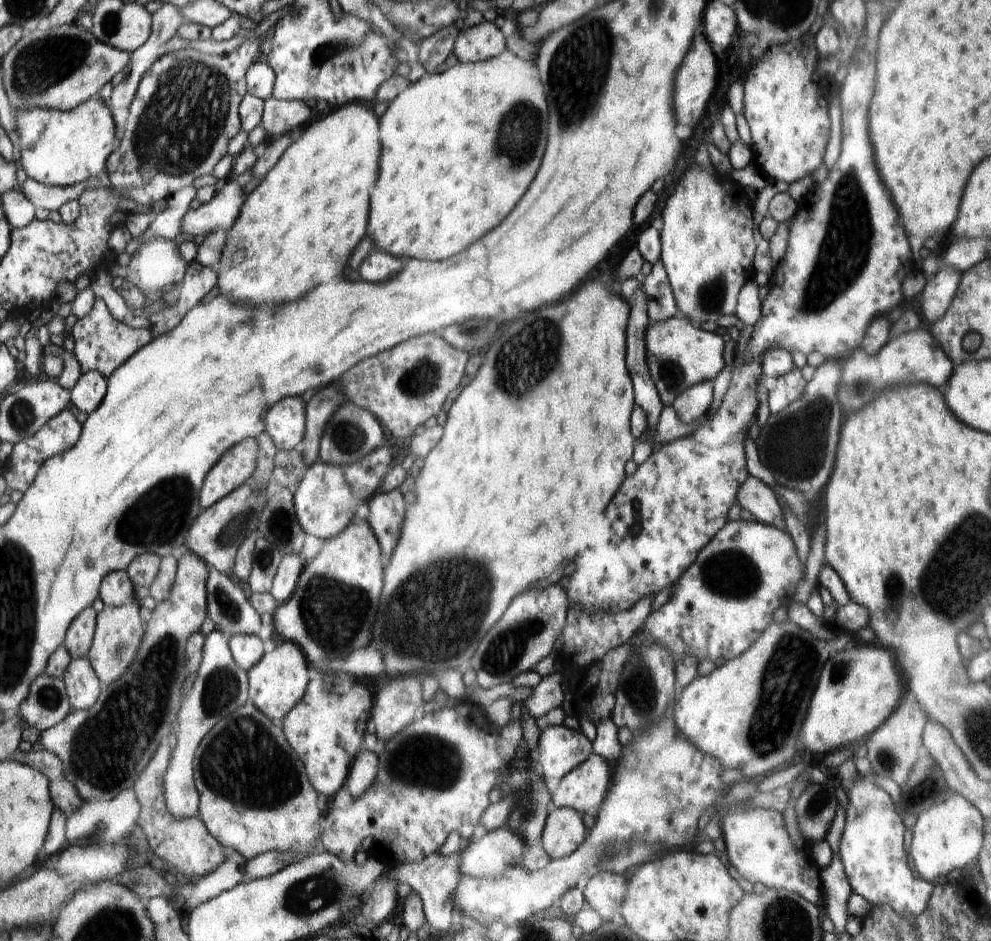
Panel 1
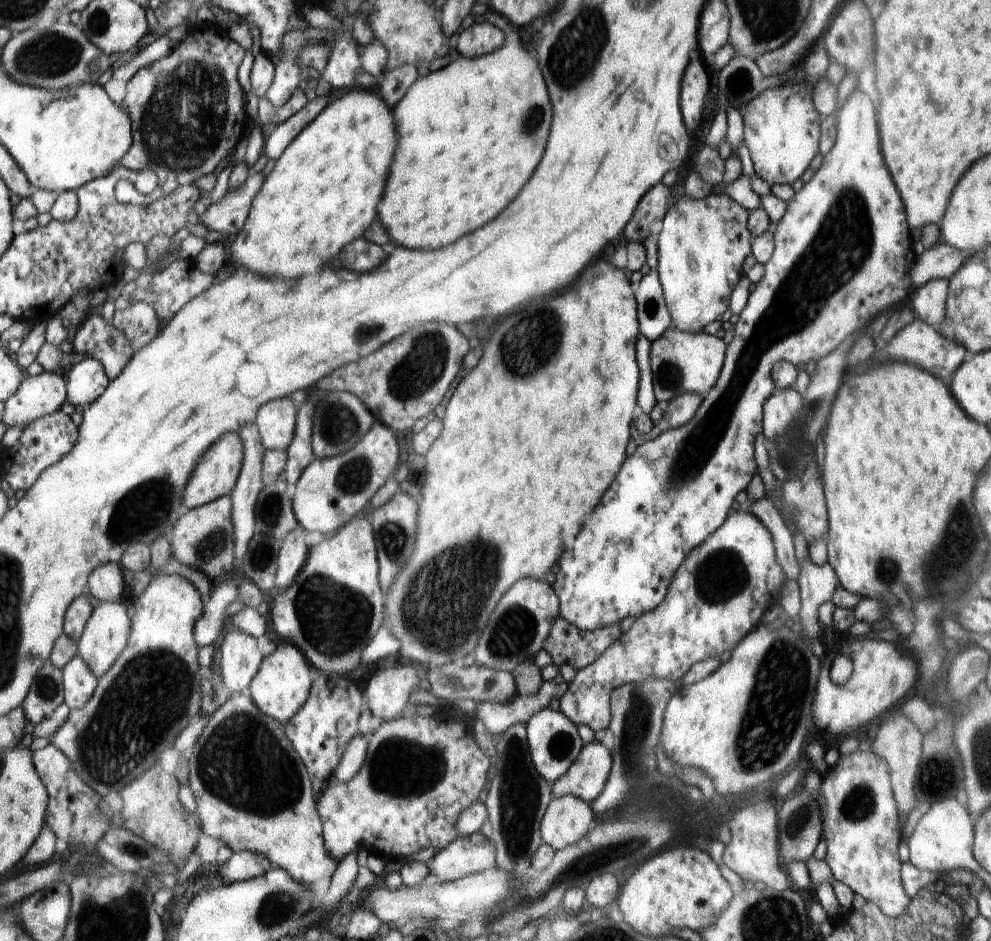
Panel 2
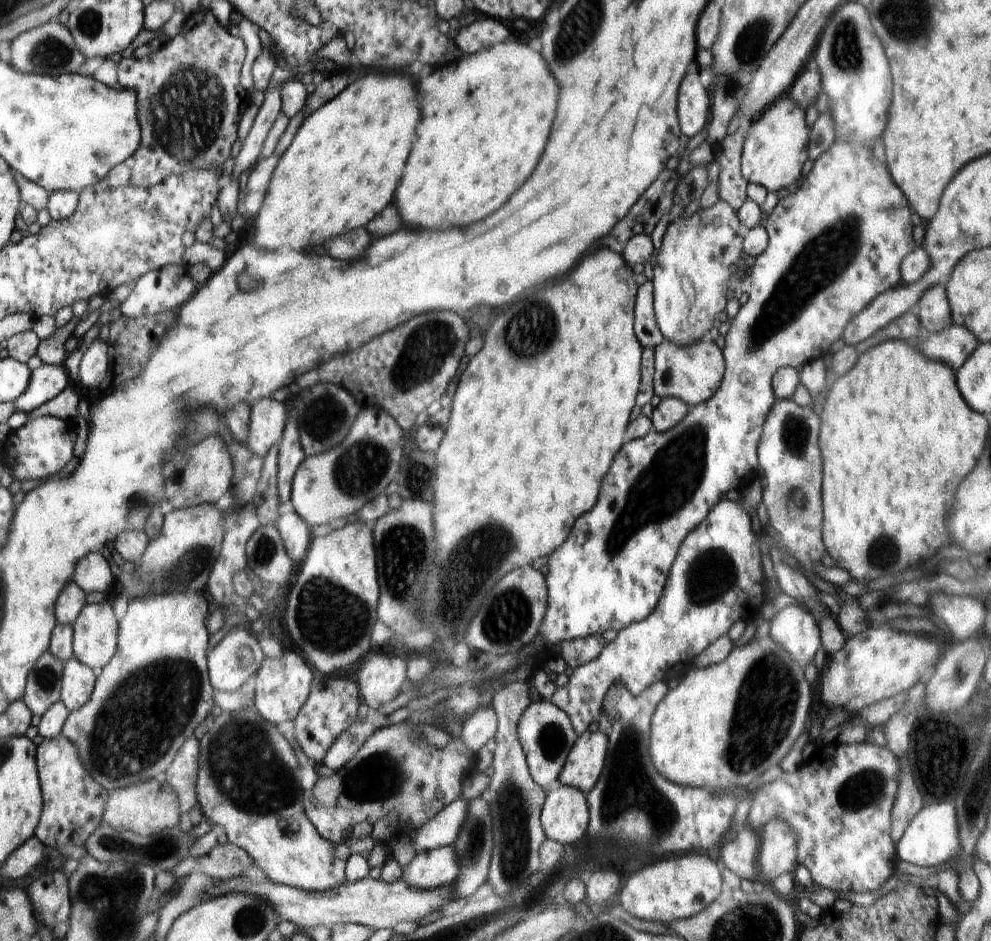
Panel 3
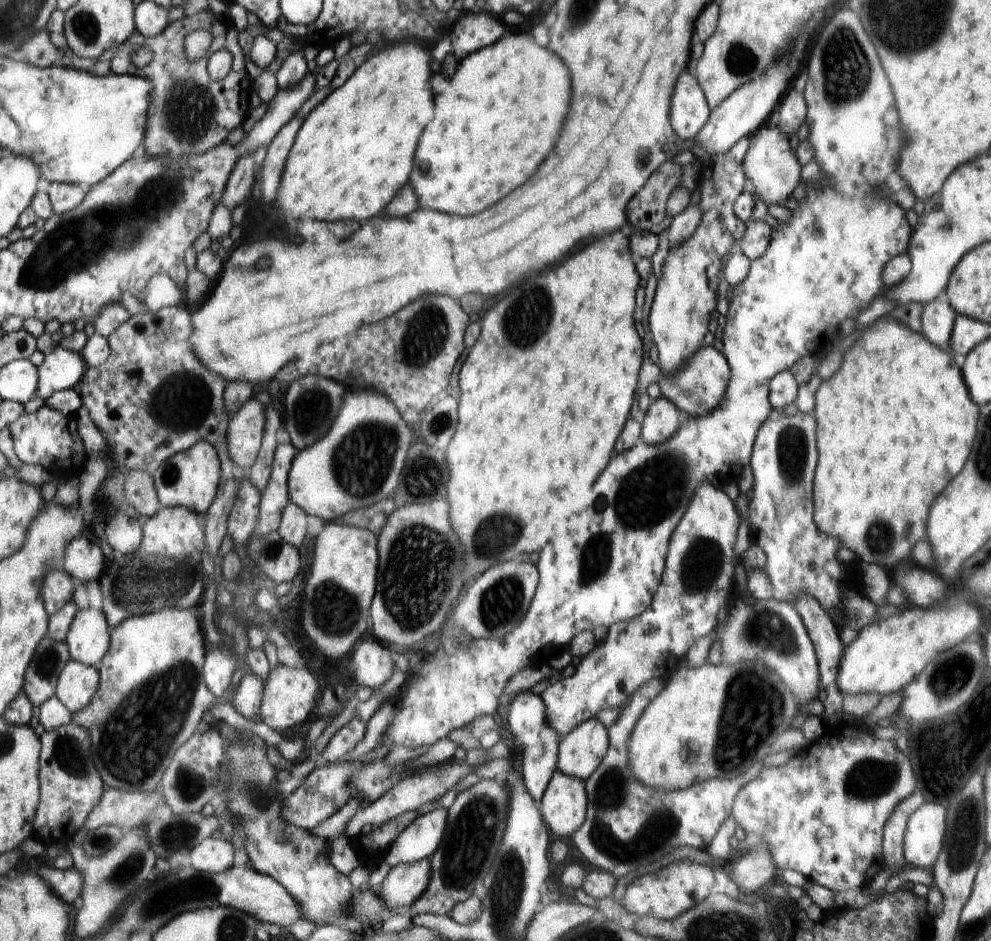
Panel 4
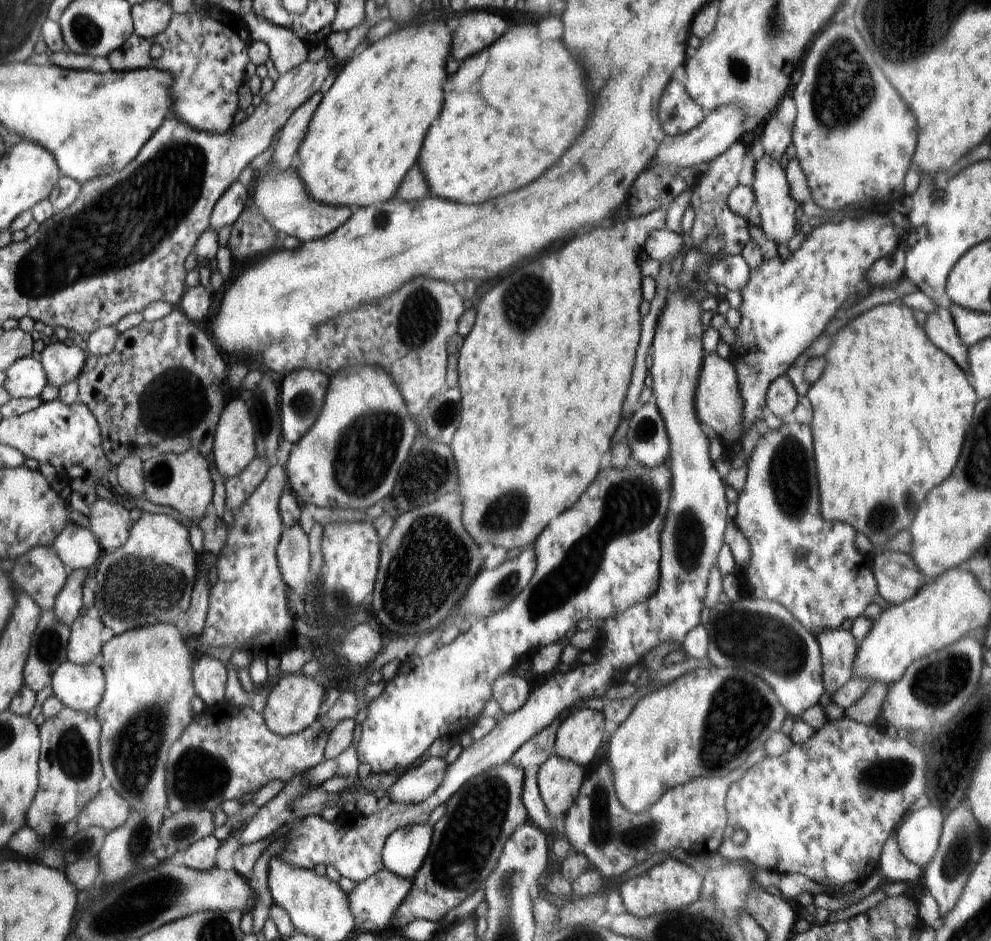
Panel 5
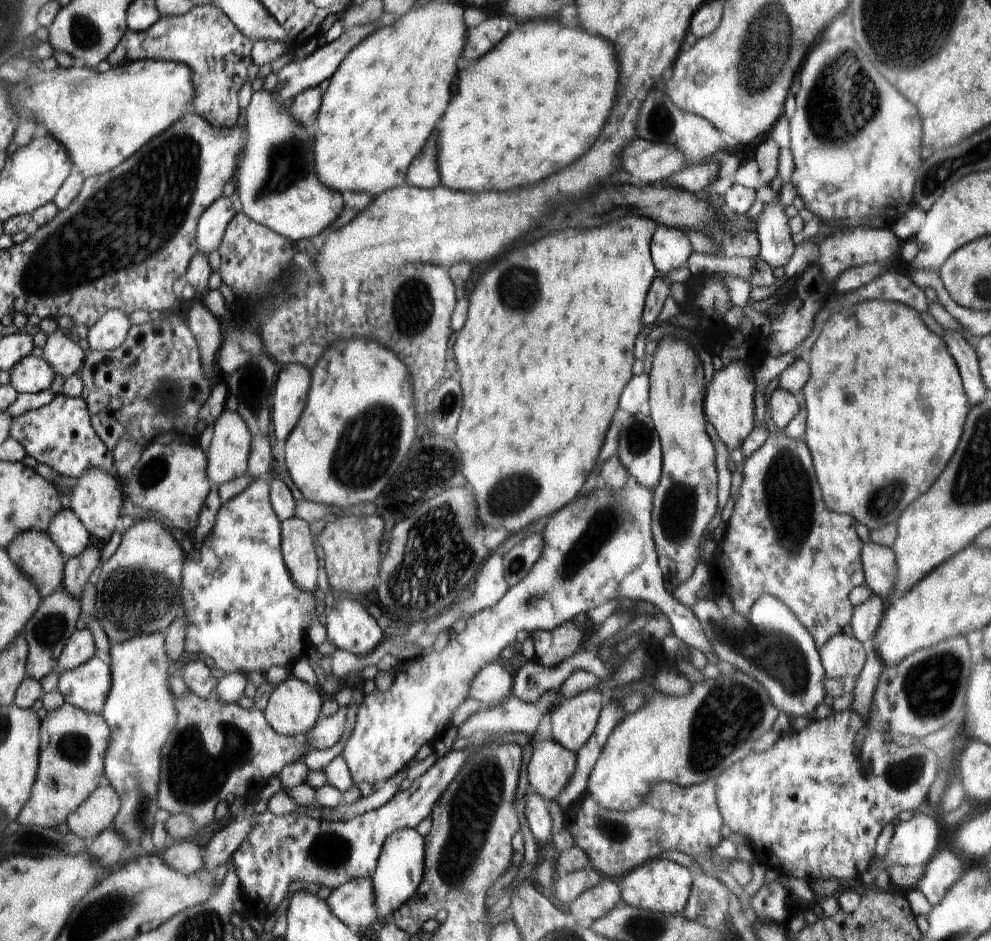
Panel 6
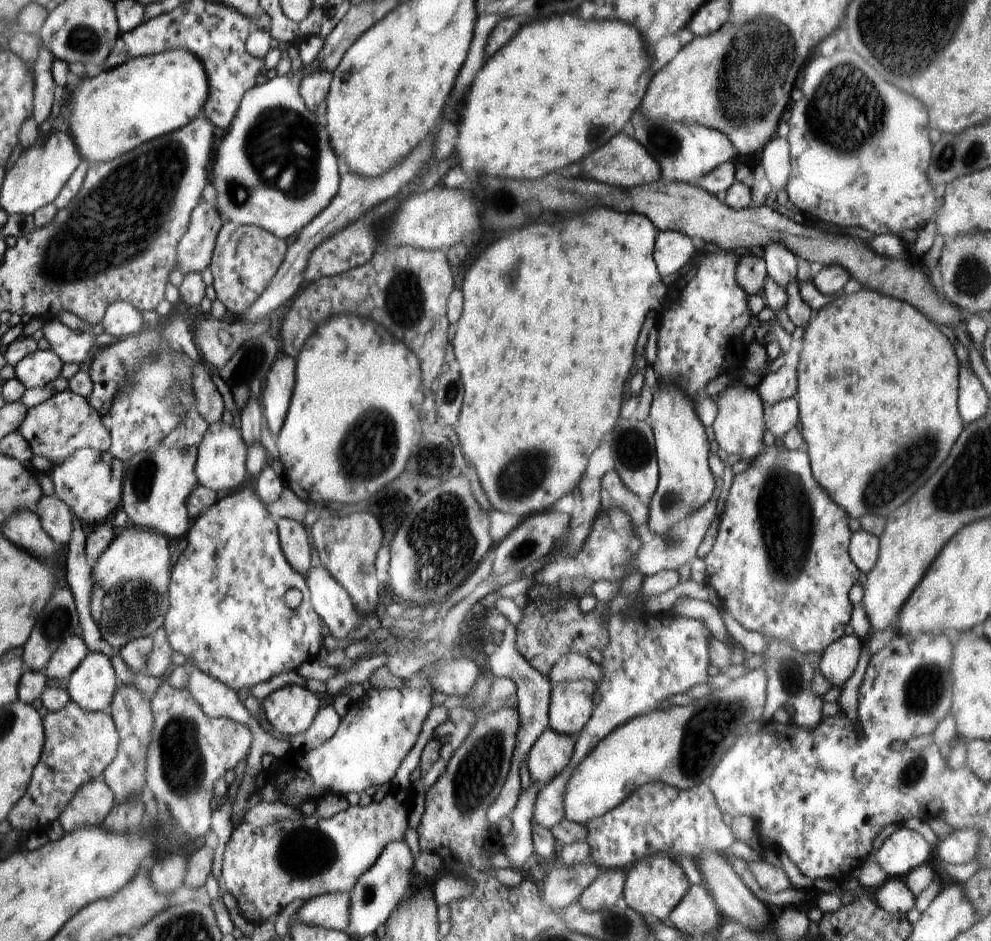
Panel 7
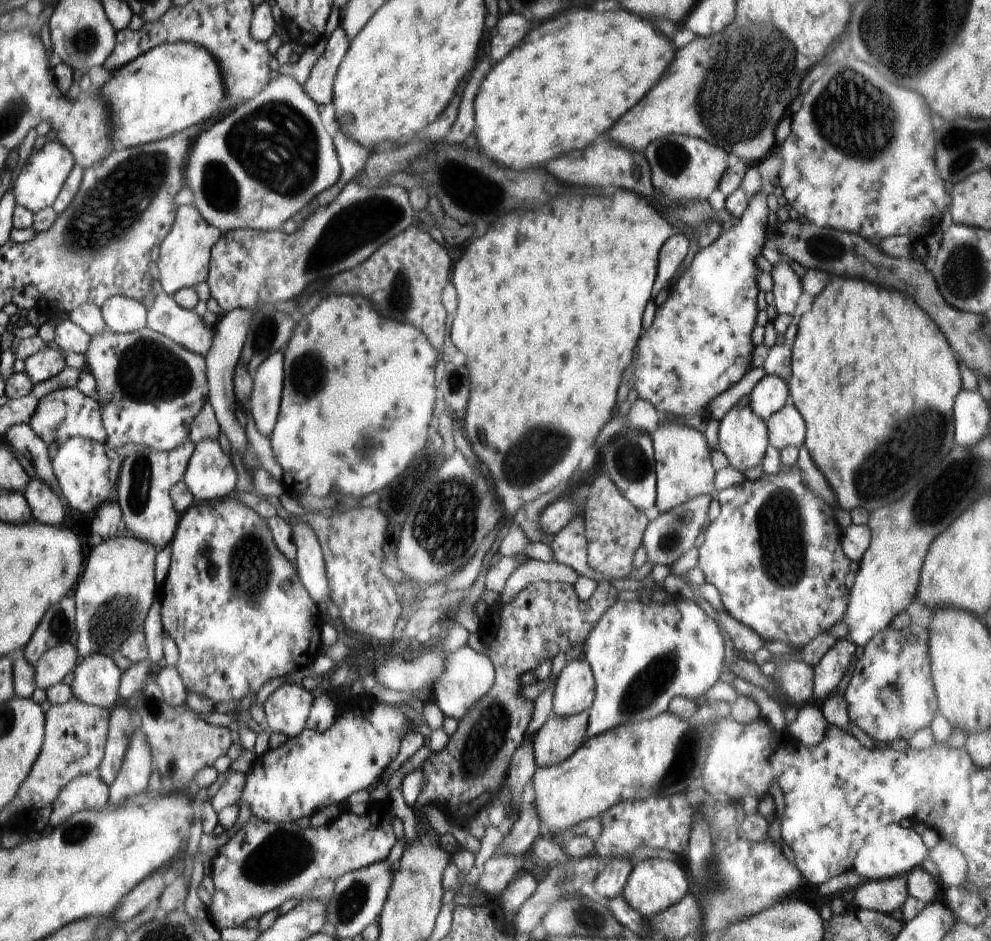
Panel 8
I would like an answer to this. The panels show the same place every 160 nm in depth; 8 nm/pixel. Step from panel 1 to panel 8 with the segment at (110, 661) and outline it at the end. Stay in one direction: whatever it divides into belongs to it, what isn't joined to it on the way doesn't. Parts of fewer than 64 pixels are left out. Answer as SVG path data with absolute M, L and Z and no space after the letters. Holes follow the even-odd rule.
M63 643L50 648L35 667L35 684L46 691L63 682L65 676L75 671L79 662L77 648L70 643Z

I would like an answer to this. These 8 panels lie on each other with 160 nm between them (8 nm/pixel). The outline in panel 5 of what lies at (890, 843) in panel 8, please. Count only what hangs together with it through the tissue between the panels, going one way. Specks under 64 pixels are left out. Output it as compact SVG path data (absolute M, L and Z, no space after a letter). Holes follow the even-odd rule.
M925 806L903 819L894 832L902 854L922 869L936 854L944 812L934 806Z

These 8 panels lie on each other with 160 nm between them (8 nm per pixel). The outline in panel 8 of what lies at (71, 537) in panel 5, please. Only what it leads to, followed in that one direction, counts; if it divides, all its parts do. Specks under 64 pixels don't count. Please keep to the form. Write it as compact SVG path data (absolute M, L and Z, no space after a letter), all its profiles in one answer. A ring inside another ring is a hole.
M32 479L23 492L34 520L44 525L60 527L64 522L63 501L42 479Z

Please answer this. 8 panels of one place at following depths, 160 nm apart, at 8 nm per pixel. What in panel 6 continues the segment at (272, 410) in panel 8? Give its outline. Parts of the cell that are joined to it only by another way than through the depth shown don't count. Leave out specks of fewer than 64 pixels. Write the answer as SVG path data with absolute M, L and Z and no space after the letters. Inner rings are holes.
M300 363L282 365L278 370L273 394L272 439L288 439L306 409L310 390L310 372Z

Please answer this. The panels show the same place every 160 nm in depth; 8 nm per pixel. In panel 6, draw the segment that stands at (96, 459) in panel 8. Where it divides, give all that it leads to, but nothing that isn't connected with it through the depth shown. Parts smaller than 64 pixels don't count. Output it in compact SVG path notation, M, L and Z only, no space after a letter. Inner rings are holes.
M91 469L86 475L77 477L78 484L74 489L71 489L70 502L72 502L72 512L80 519L87 531L92 536L96 536L98 540L102 540L102 542L110 540L110 536L112 536L114 528L116 528L116 522L120 518L120 510L122 510L122 488L112 478L112 475L114 474Z

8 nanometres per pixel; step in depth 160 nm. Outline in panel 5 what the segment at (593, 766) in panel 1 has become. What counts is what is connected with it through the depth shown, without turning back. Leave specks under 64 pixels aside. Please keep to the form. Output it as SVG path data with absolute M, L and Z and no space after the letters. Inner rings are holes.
M582 708L558 728L554 753L561 759L588 768L599 756L605 737L603 712Z

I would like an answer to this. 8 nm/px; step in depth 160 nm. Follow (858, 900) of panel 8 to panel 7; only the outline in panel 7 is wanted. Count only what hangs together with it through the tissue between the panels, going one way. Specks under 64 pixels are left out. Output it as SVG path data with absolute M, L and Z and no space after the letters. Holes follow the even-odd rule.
M903 878L888 879L874 894L879 905L890 913L900 911L907 914L915 906L916 897L907 887Z

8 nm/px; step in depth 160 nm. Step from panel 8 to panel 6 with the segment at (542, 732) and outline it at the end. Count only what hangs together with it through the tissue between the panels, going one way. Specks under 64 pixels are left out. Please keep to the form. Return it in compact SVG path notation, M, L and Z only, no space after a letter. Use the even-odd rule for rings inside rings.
M547 733L535 737L530 750L529 784L541 797L556 801L573 777L577 754L558 744Z

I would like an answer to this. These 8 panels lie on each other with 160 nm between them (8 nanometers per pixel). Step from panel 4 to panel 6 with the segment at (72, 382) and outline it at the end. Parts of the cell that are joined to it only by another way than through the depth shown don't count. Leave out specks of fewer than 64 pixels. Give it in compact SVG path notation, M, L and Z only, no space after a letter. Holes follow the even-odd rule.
M57 330L47 337L43 346L43 358L54 369L56 375L64 378L78 374L83 365L86 352L73 342L67 331Z

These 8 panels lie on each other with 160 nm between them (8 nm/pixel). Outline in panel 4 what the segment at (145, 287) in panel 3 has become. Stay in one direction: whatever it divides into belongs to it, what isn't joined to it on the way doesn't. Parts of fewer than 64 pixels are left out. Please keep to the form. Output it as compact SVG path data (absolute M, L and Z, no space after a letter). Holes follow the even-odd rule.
M166 274L155 276L148 283L147 291L142 294L141 302L149 312L157 312L160 308L180 305L184 301L184 289L172 282Z

